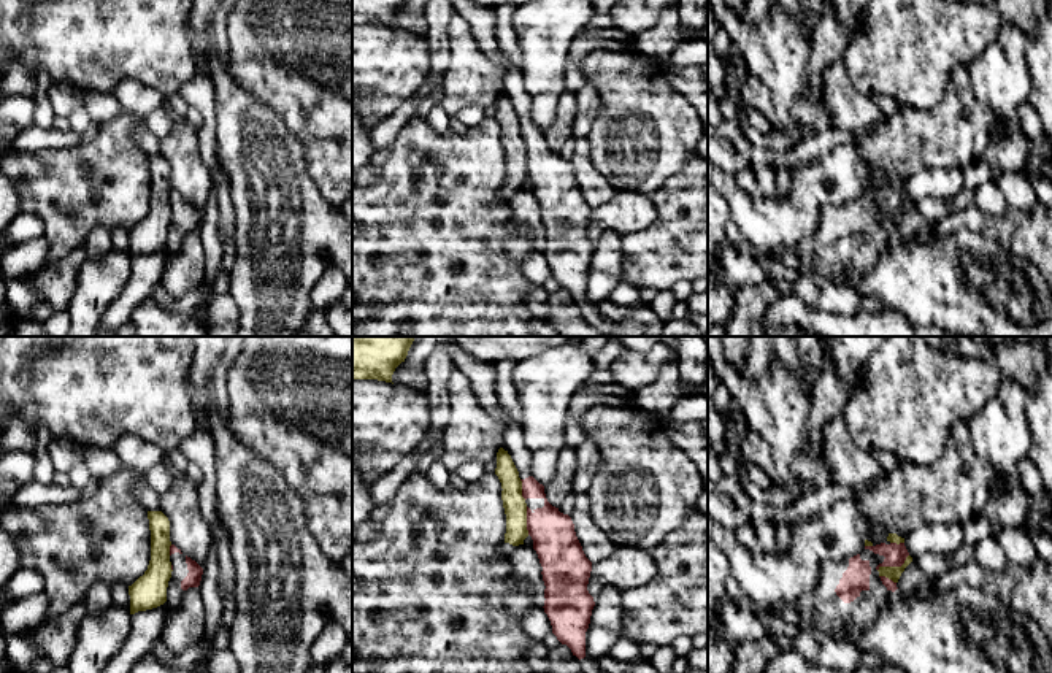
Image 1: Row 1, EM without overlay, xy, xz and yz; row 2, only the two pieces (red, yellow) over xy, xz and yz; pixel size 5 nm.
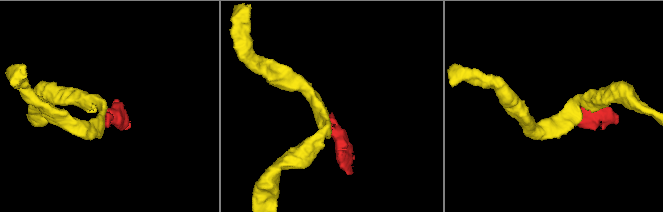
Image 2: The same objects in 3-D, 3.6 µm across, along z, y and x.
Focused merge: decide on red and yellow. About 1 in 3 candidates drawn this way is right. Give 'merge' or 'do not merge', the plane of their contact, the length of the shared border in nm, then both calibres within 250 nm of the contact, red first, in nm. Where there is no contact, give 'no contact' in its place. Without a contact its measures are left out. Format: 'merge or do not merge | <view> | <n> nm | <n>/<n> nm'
do not merge | yz | 180 nm | 110/70 nm

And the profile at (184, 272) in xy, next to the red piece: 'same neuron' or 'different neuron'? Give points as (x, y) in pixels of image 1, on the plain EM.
different neuron

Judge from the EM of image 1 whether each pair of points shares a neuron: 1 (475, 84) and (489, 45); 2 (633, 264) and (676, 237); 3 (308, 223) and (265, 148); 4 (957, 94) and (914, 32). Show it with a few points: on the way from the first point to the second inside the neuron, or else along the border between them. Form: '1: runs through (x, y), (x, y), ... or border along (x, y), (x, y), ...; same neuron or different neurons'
1: border along (467, 23), (478, 46), (502, 65), (503, 88); different neurons
2: runs through (645, 264), (665, 248); same neuron
3: runs through (289, 203), (268, 183), (265, 167); same neuron
4: border along (967, 65), (954, 69), (943, 99), (927, 111); different neurons

